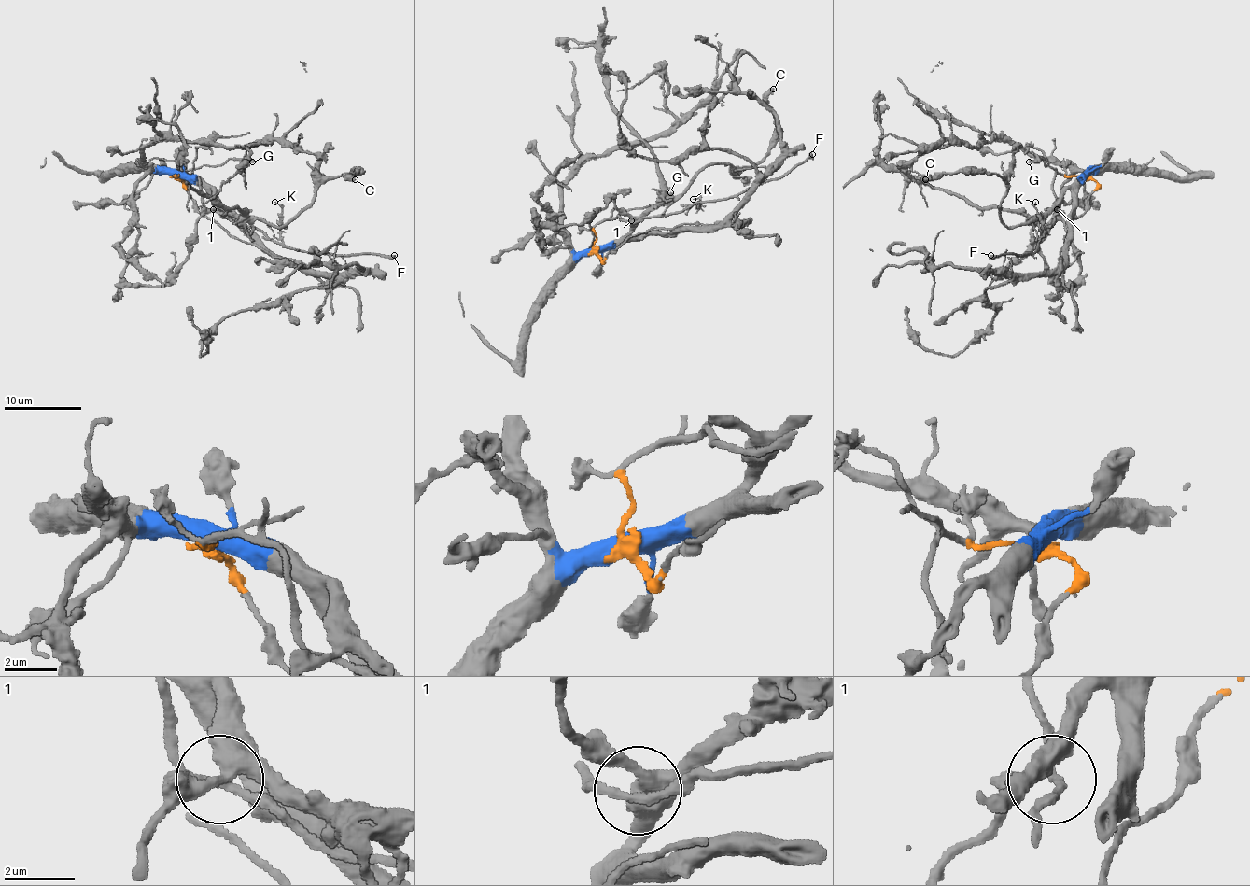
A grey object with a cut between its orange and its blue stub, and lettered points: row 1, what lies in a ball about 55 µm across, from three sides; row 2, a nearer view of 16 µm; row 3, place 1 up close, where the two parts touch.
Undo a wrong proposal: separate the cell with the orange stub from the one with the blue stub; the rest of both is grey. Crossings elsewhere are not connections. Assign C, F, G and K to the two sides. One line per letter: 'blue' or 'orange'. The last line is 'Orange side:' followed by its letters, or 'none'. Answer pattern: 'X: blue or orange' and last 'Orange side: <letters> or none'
C: blue
F: orange
G: orange
K: orange
Orange side: F, G, K

